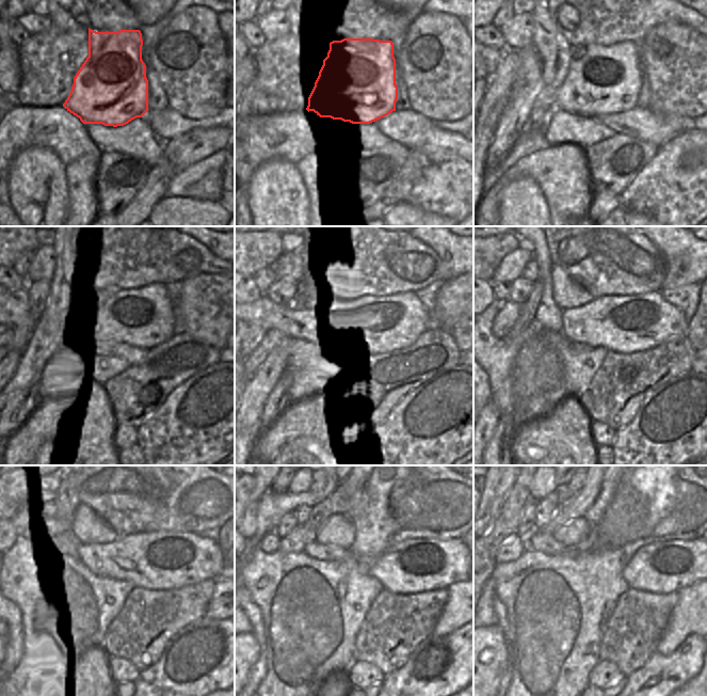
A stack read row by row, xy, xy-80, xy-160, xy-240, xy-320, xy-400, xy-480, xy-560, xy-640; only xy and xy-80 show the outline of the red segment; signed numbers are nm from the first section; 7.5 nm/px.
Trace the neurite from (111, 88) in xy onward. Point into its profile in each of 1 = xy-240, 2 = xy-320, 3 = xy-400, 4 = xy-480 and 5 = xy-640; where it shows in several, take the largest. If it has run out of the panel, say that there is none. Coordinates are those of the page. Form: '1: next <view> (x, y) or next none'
1: next xy-240 (144, 317)
2: next xy-320 (373, 322)
3: next xy-400 (632, 323)
4: next xy-480 (160, 560)
5: next xy-640 (662, 567)

